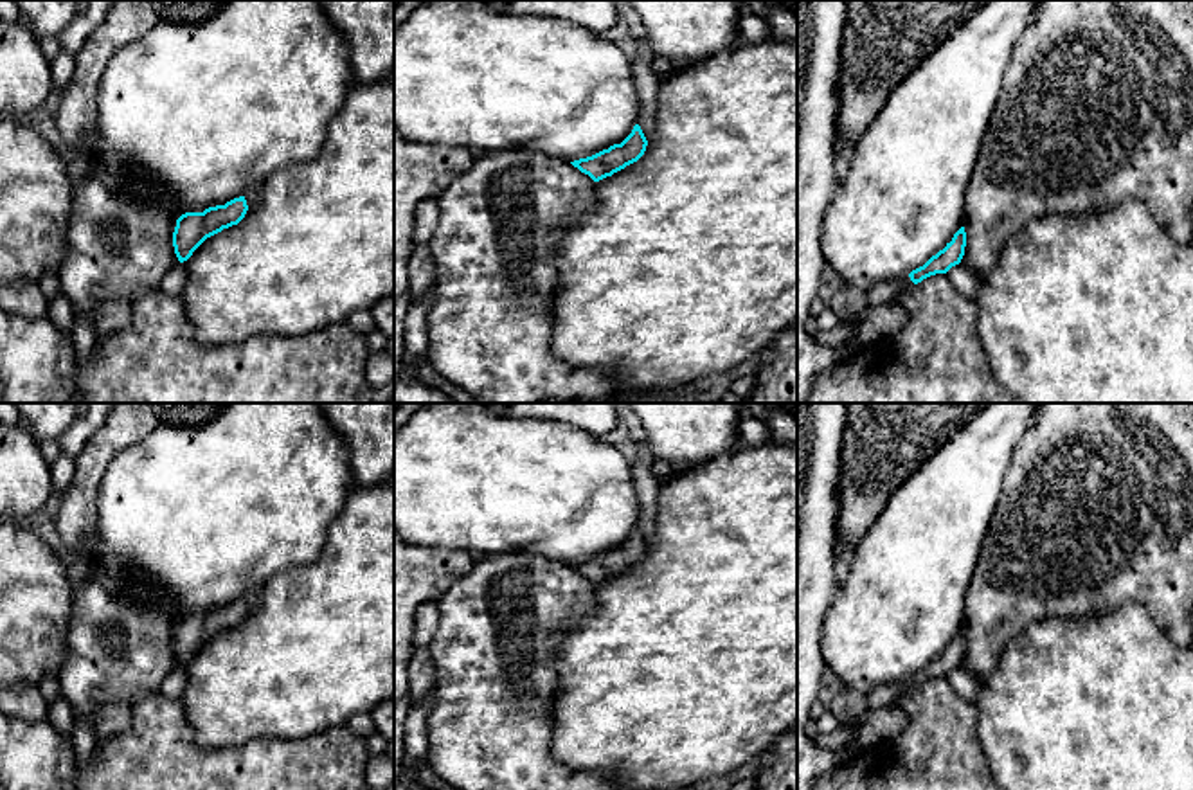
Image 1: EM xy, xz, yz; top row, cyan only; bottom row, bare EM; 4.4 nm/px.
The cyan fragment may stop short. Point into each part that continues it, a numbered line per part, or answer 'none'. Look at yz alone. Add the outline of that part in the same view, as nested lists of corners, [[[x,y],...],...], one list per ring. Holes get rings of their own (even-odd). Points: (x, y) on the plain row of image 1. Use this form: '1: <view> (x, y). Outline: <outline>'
1: yz (880, 697). Outline: [[[903,678],[900,682],[893,682],[893,684],[884,684],[884,686],[876,686],[869,695],[867,695],[867,705],[871,709],[885,709],[885,707],[893,707],[896,705],[896,700],[912,691],[914,686],[910,684],[909,678]]]

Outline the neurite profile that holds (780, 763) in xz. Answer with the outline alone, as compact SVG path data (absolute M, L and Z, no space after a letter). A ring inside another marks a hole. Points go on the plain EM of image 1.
M797 723L761 754L754 790L797 790Z

